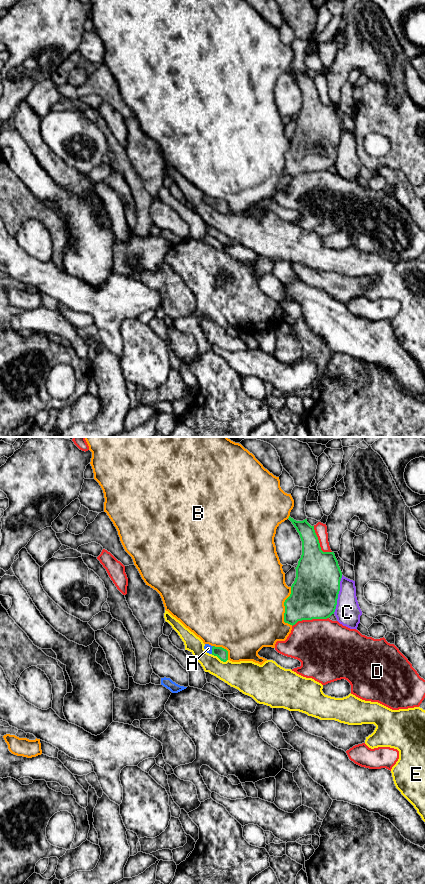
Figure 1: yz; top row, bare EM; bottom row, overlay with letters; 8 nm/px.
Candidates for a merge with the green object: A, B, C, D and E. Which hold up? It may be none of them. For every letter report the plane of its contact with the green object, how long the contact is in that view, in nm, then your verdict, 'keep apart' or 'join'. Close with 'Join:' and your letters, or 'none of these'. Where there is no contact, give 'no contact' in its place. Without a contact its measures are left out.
A: yz | 70 nm | join
B: yz | 320 nm | keep apart
C: yz | 320 nm | keep apart
D: yz | 300 nm | keep apart
E: yz | 140 nm | keep apart
Join: A

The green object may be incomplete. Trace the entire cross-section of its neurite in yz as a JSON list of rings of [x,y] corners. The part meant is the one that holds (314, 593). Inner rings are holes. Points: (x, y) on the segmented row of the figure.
[[[290,516],[288,519],[300,535],[302,555],[295,568],[296,578],[291,586],[291,594],[284,602],[284,622],[293,626],[302,620],[327,619],[335,612],[340,591],[342,572],[338,561],[334,552],[323,552],[321,550],[314,526],[311,526],[307,519],[296,521]]]

